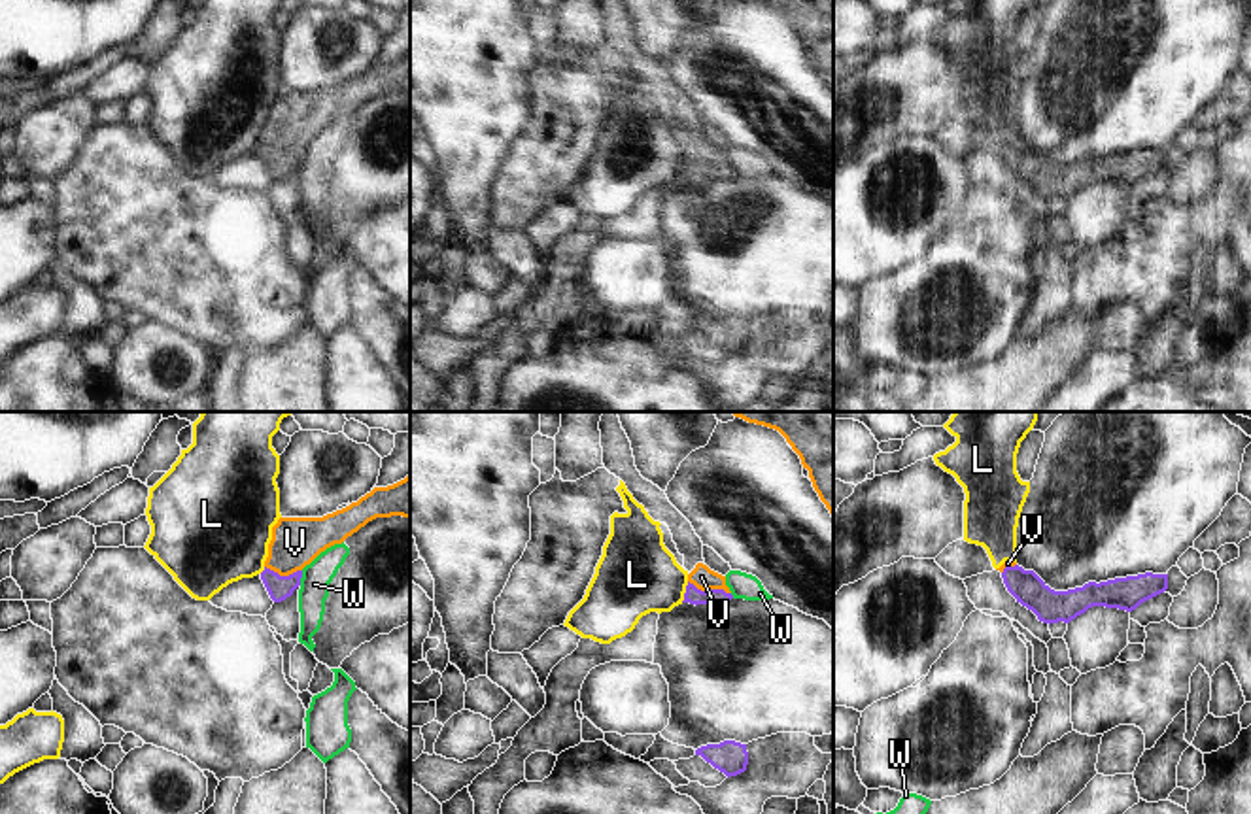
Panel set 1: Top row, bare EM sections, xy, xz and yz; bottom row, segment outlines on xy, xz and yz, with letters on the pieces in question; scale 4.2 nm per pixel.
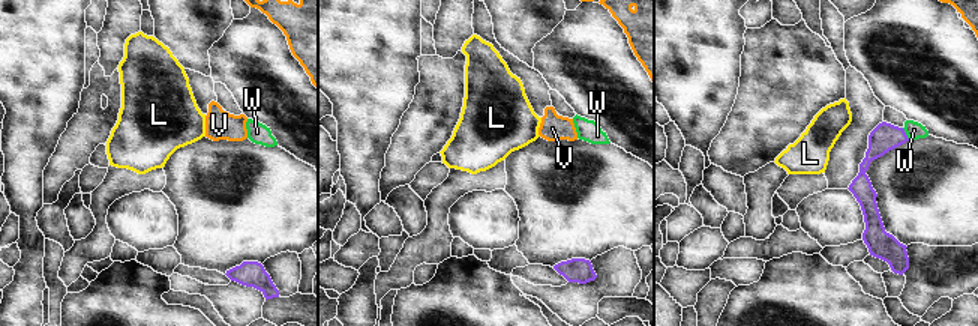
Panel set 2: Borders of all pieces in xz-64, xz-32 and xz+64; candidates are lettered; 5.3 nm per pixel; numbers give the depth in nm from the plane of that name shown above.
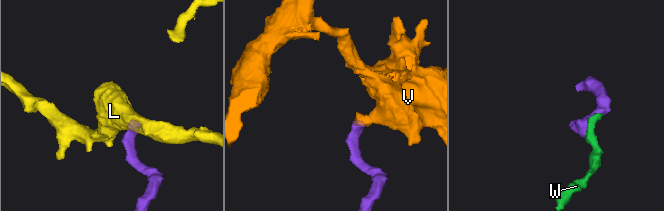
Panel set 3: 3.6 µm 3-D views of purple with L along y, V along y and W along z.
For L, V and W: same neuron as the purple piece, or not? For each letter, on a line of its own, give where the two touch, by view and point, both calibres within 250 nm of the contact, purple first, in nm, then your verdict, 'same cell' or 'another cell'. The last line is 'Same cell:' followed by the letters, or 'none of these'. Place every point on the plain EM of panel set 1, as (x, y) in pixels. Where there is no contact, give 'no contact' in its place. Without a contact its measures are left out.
L: meets purple in xz at (686, 169); 70 nm thick on the purple side, 340 nm on the other; another cell
V: meets purple in xz at (711, 167); 70 nm thick on the purple side, 100 nm on the other; same cell
W: meets purple in xy at (301, 153); 100 nm thick on the purple side, 130 nm on the other; another cell
Same cell: V

